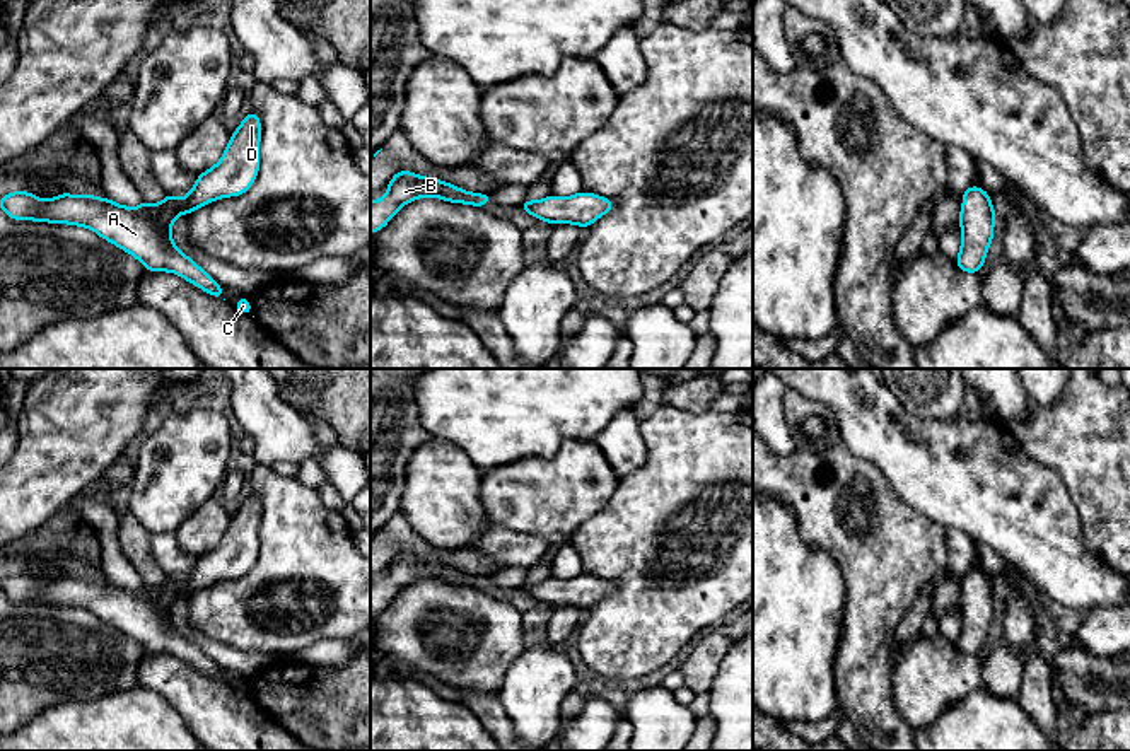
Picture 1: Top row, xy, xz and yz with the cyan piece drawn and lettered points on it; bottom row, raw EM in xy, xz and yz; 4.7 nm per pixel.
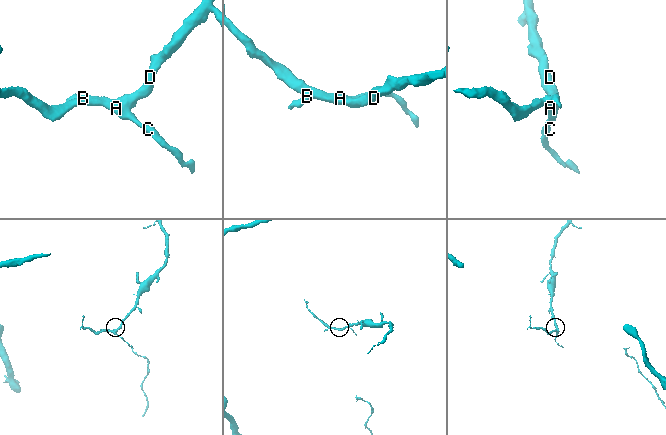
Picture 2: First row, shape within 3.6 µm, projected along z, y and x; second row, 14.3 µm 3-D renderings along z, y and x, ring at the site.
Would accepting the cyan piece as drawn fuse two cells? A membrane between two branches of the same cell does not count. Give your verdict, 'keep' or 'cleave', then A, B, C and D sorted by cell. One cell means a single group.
keep; A B C D

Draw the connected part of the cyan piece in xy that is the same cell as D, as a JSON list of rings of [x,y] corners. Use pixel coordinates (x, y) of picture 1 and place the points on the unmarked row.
[[[251,492],[230,517],[222,541],[198,558],[183,582],[166,575],[159,587],[143,582],[138,591],[130,591],[94,577],[61,575],[53,582],[41,582],[20,572],[2,579],[0,591],[14,603],[87,609],[133,637],[149,654],[172,654],[224,681],[222,669],[174,628],[171,608],[181,596],[193,596],[210,584],[246,575],[258,558],[259,522],[261,505]]]

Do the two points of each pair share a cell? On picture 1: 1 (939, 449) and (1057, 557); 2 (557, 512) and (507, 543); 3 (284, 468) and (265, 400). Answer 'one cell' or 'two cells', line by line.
1: one cell
2: two cells
3: two cells

